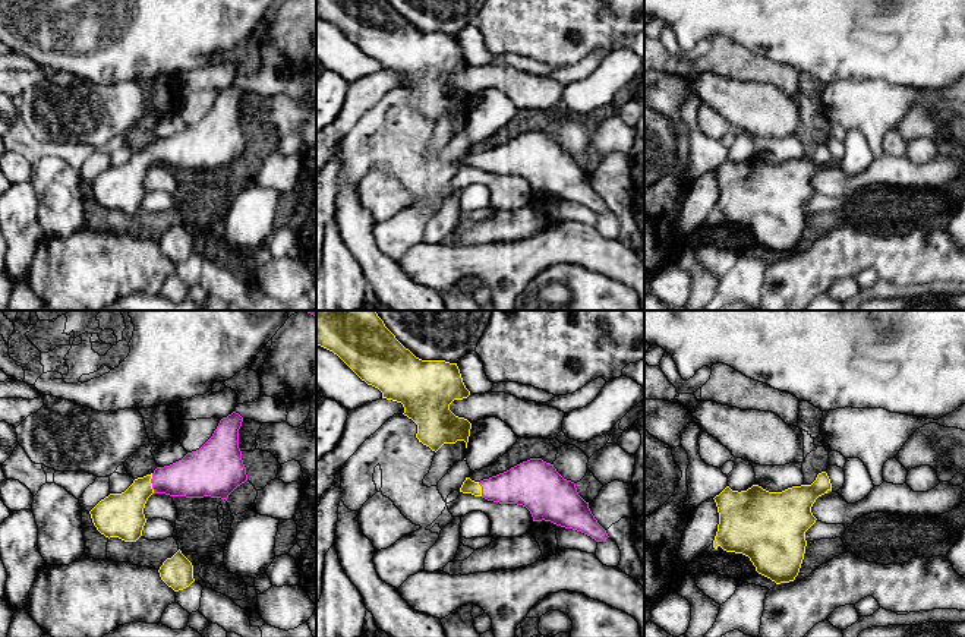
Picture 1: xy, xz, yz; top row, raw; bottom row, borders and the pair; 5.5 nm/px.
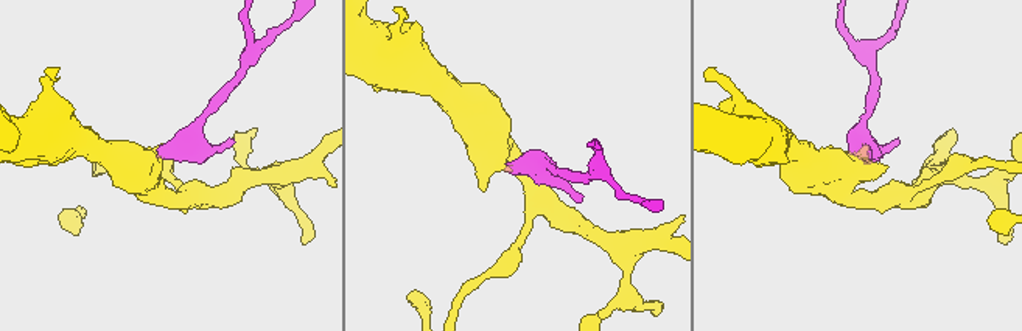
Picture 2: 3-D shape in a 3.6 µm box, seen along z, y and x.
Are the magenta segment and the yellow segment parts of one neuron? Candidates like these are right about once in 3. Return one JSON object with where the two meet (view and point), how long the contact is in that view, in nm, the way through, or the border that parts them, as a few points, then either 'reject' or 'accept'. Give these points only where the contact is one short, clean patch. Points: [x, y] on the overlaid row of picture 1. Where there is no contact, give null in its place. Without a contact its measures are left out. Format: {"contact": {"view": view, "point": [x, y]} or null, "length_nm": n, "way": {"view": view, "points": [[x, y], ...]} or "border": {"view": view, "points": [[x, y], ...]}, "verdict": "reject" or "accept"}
{"contact": {"view": "xy", "point": [151, 482]}, "length_nm": 110, "way": {"view": "xy", "points": [[194, 476], [151, 482], [120, 516]]}, "verdict": "accept"}

